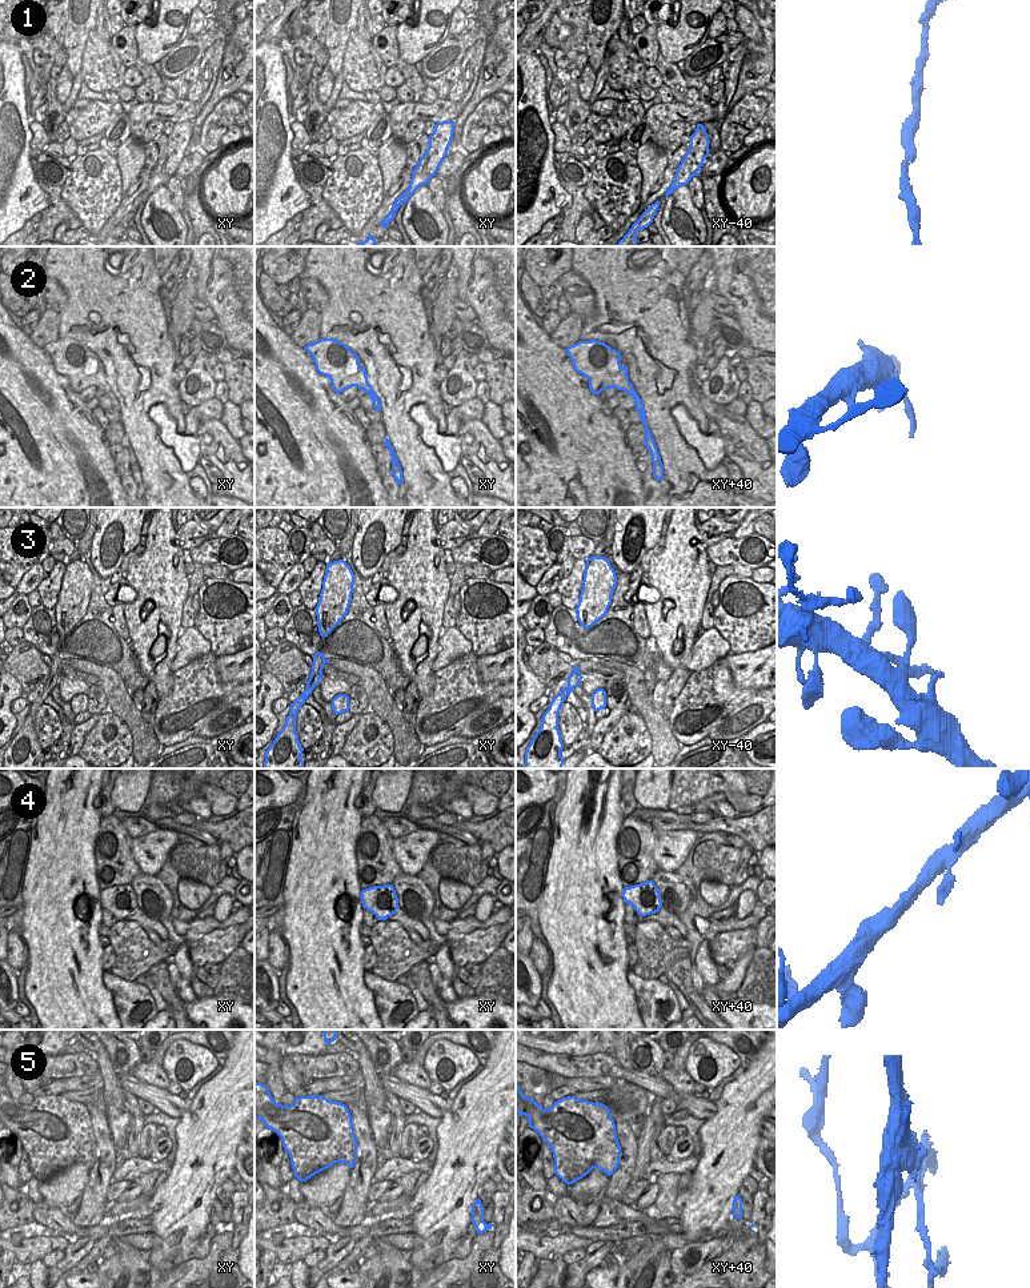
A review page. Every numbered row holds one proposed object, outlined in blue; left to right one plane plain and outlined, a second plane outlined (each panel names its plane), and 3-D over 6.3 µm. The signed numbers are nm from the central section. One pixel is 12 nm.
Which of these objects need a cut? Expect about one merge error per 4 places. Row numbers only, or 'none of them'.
5

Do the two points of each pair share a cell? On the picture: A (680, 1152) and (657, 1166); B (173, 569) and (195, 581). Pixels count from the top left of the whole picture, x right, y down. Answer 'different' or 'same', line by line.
A: different
B: different

